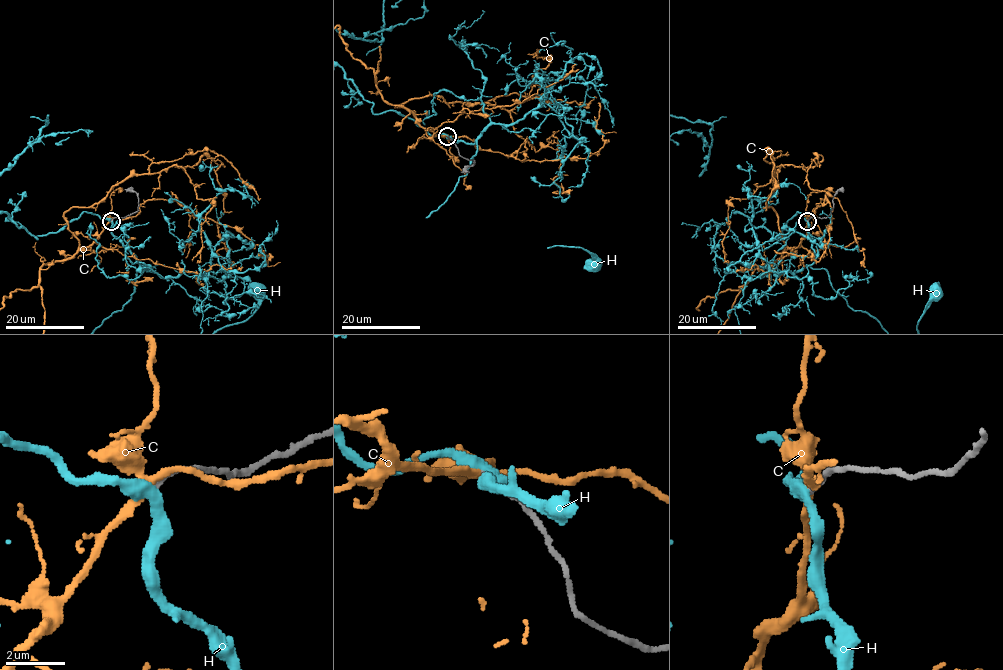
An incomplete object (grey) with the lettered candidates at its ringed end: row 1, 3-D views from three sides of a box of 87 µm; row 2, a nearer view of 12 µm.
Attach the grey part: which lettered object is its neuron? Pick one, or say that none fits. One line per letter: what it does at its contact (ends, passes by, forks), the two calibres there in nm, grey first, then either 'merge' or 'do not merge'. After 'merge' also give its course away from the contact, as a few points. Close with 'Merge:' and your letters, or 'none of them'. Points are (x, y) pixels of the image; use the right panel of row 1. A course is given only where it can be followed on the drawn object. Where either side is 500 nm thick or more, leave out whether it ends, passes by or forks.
C: it forks there; 180 nm thick on the grey side, 240 nm on the other; do not merge
H: it passes by; 180 nm thick on the grey side, 400 nm on the other; do not merge
Merge: none of them

